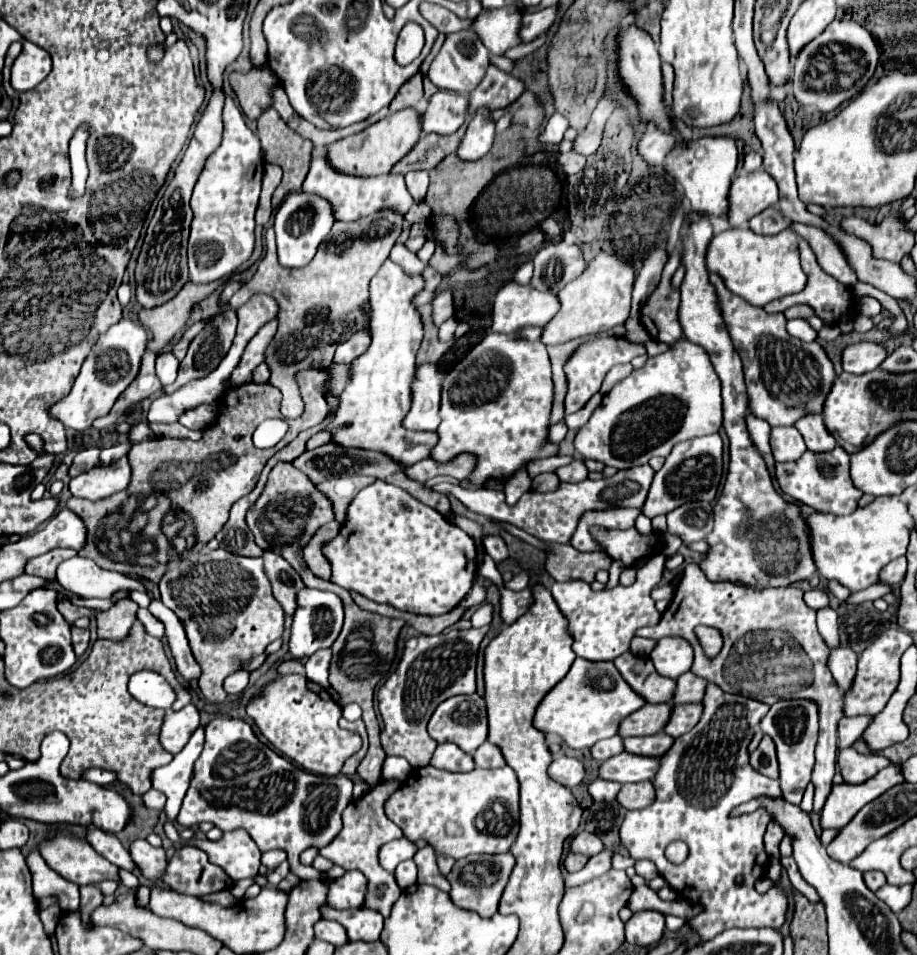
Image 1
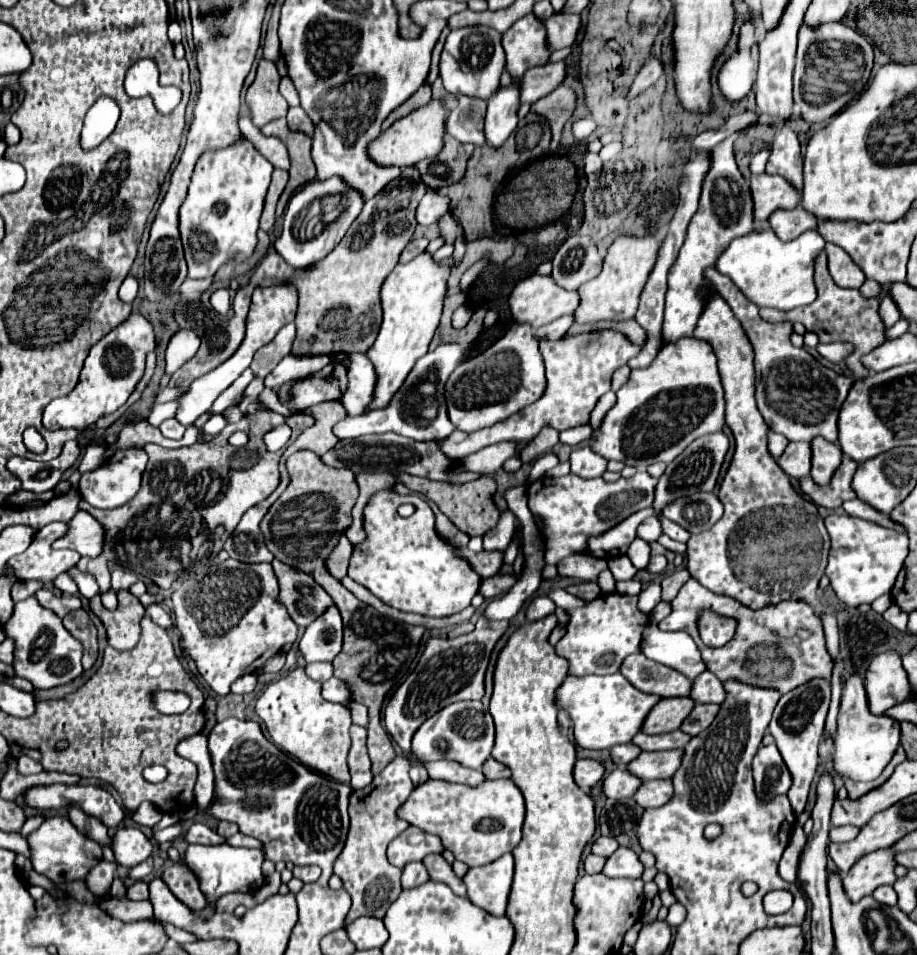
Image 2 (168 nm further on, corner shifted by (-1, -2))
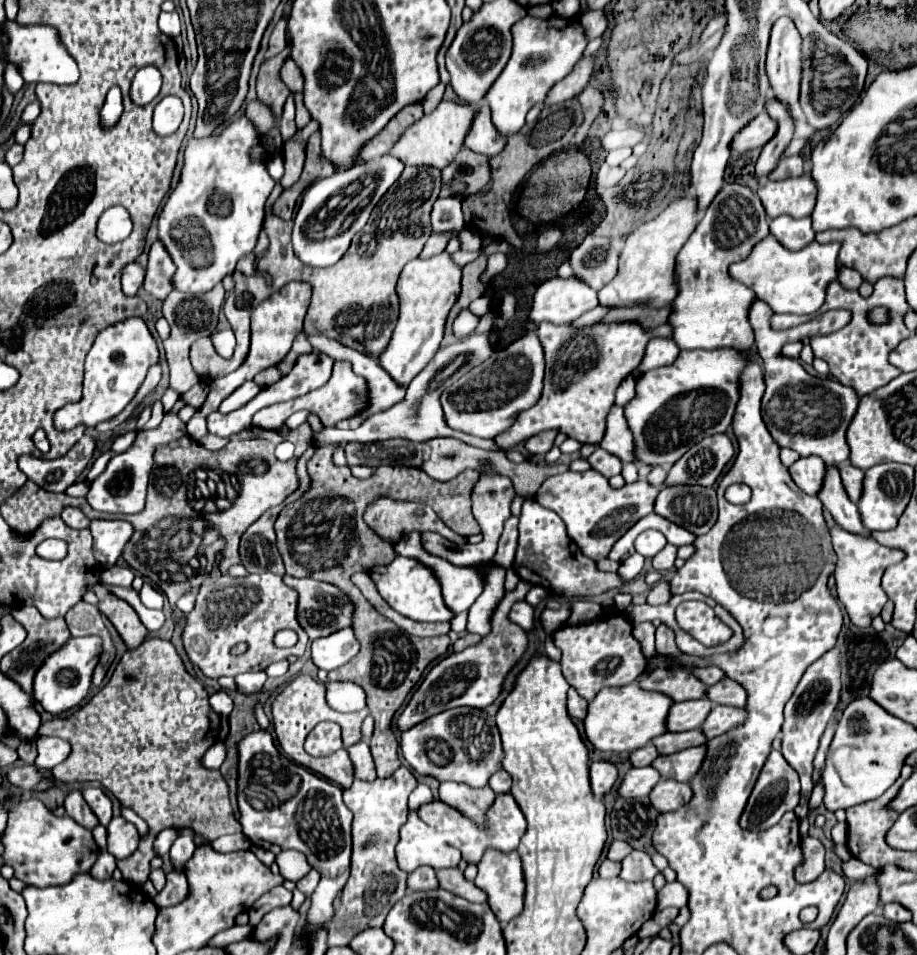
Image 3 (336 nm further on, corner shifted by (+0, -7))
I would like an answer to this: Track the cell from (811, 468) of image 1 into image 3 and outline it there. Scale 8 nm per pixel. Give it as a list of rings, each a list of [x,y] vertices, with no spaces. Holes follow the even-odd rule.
[[[852,464],[842,466],[842,484],[850,496],[852,502],[858,502],[860,494],[862,494],[862,480],[864,480],[864,472]]]

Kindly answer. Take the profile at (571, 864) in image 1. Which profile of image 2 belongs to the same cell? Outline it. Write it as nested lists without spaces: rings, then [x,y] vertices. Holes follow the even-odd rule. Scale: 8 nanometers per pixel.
[[[587,855],[585,861],[583,861],[583,867],[585,867],[585,873],[599,873],[605,865],[605,857],[595,857],[595,855]]]

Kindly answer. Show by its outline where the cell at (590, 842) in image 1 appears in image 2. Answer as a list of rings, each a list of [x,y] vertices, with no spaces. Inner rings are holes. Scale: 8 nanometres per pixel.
[[[599,837],[599,839],[595,839],[593,845],[591,845],[591,853],[593,853],[593,855],[609,857],[617,847],[619,847],[619,845],[617,845],[615,839],[611,839],[611,837]]]

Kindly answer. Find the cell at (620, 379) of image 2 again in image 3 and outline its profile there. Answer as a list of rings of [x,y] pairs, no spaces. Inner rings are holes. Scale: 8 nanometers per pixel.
[[[628,376],[622,384],[620,384],[620,388],[616,390],[616,404],[618,406],[626,406],[626,404],[630,404],[634,398],[636,398],[636,382],[634,382],[634,378],[632,376]]]

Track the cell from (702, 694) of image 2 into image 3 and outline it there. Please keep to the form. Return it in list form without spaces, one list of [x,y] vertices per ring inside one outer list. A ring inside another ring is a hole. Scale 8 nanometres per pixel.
[[[724,678],[718,684],[710,686],[708,688],[708,698],[714,704],[726,704],[726,706],[736,706],[736,708],[746,706],[746,690],[730,678]]]

